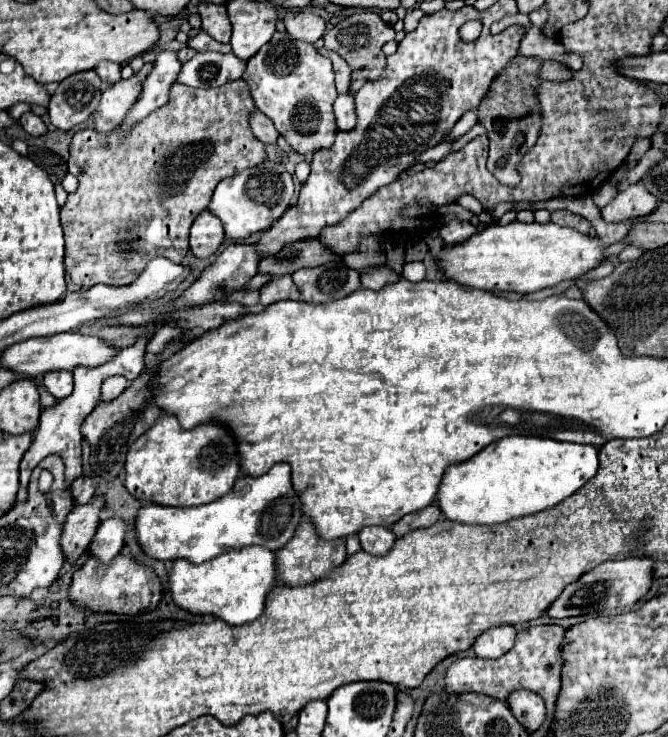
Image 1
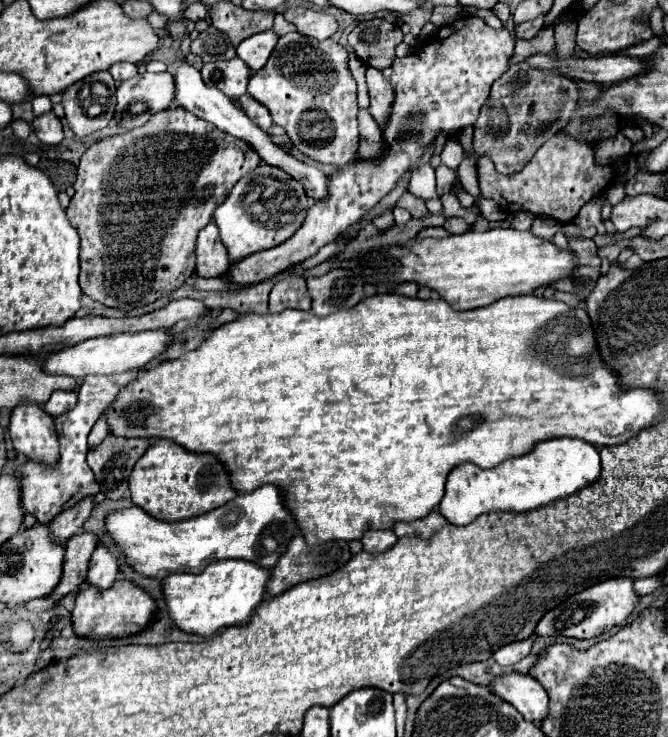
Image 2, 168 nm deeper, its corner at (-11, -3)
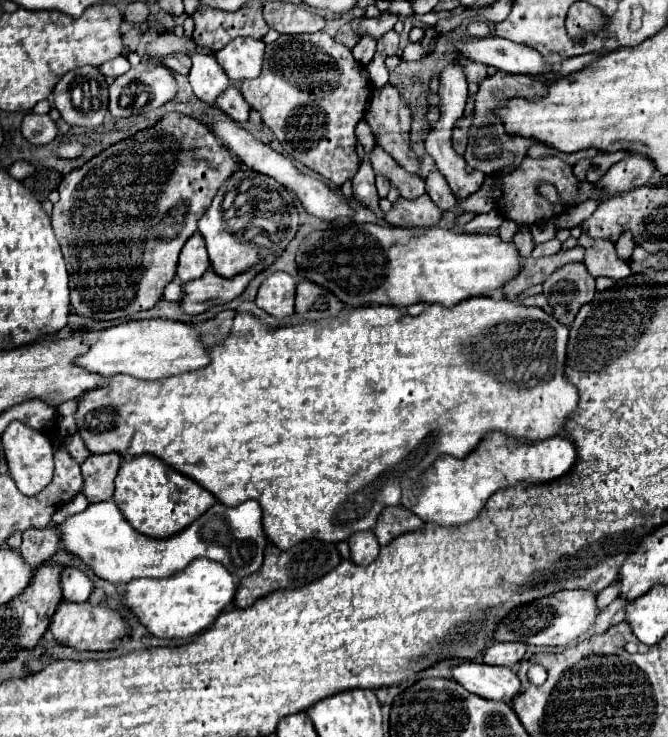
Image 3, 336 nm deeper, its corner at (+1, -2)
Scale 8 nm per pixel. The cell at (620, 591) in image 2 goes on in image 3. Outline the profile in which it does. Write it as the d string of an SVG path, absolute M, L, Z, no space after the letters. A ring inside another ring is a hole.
M560 590L556 594L538 598L518 610L512 610L504 622L496 628L496 642L524 642L538 646L566 646L592 628L596 616L596 594L590 590Z

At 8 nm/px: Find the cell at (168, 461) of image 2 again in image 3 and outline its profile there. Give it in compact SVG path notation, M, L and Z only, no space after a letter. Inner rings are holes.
M144 454L122 462L116 476L114 502L138 532L152 538L168 538L190 526L216 502L216 498L196 480L176 472L154 454Z

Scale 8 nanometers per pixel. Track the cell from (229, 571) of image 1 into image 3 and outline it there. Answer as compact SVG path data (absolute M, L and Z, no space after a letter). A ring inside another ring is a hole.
M196 558L184 574L176 578L140 578L124 588L124 604L140 618L150 634L158 638L190 640L206 630L228 606L234 604L238 584L220 562Z

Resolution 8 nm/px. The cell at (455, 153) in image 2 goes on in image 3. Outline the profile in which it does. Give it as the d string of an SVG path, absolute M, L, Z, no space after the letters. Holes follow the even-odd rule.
M438 168L430 170L428 178L426 178L426 192L430 194L432 202L440 208L440 210L452 210L458 202L456 194L450 190L446 178L442 176L442 172Z

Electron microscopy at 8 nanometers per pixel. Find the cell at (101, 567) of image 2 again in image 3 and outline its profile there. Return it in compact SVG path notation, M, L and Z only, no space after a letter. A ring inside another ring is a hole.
M66 566L62 570L62 592L64 592L66 600L84 602L84 600L88 600L92 590L94 590L94 584L82 570L78 570L74 566Z

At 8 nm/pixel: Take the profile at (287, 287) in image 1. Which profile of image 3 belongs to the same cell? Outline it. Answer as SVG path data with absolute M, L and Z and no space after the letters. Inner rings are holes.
M274 272L262 282L256 296L256 306L276 318L292 316L294 296L296 296L296 280L286 272Z

